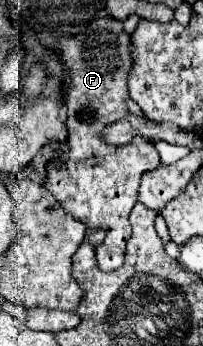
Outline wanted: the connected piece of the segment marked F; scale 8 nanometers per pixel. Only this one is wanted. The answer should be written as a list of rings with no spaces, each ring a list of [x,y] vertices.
[[[102,17],[92,19],[92,23],[86,25],[86,31],[80,31],[72,37],[60,37],[60,55],[64,61],[66,75],[70,79],[68,83],[68,151],[54,163],[48,163],[48,177],[46,187],[56,199],[64,205],[64,209],[74,215],[76,219],[84,221],[88,227],[102,227],[106,229],[106,239],[96,247],[96,259],[98,267],[102,271],[114,271],[124,263],[126,243],[130,239],[130,221],[128,215],[138,199],[138,185],[140,177],[146,171],[152,171],[160,165],[160,155],[154,149],[154,145],[144,137],[134,137],[126,145],[110,145],[102,137],[102,129],[116,123],[118,119],[128,117],[128,75],[132,69],[132,43],[130,35],[124,31],[122,21],[114,17]]]

